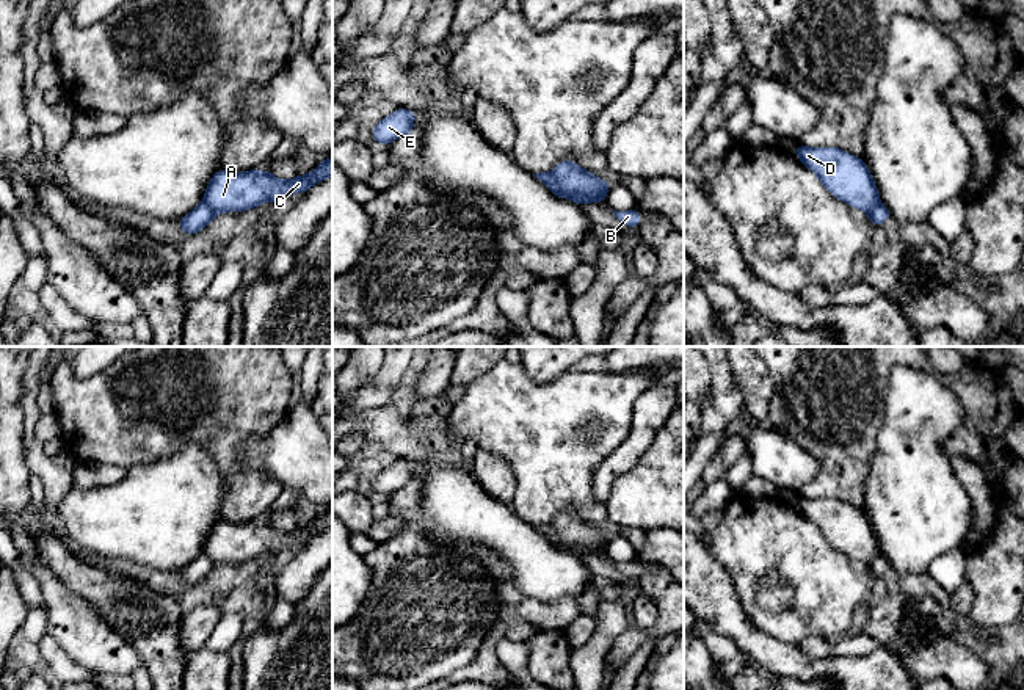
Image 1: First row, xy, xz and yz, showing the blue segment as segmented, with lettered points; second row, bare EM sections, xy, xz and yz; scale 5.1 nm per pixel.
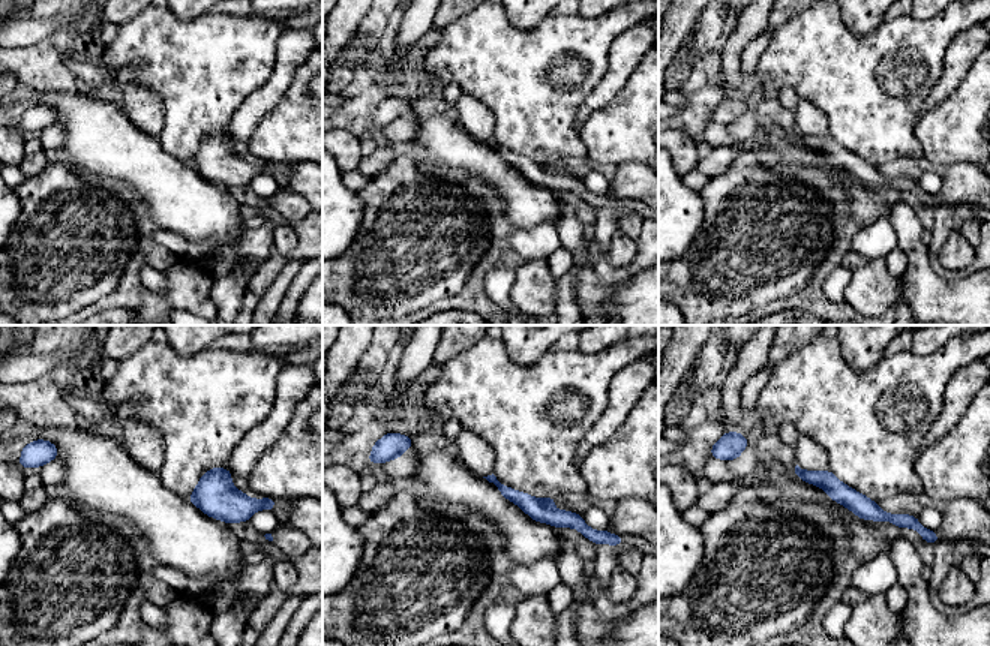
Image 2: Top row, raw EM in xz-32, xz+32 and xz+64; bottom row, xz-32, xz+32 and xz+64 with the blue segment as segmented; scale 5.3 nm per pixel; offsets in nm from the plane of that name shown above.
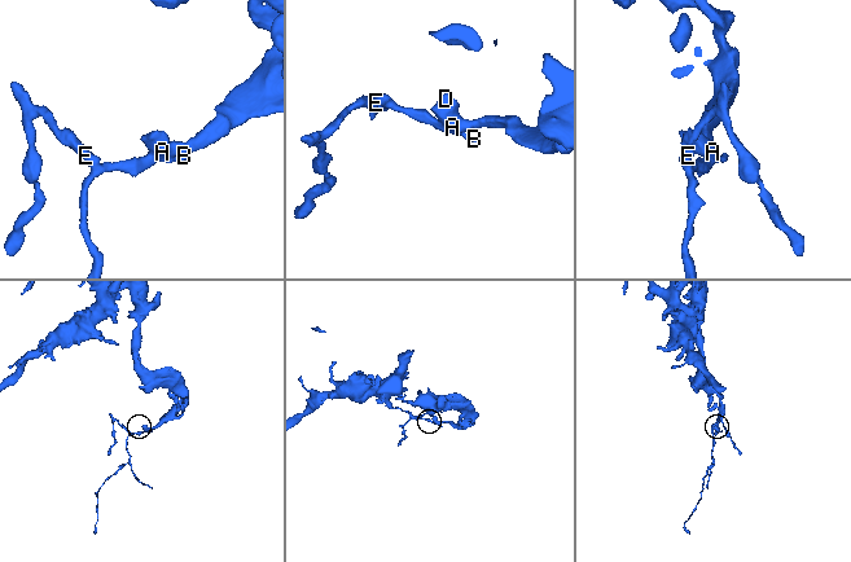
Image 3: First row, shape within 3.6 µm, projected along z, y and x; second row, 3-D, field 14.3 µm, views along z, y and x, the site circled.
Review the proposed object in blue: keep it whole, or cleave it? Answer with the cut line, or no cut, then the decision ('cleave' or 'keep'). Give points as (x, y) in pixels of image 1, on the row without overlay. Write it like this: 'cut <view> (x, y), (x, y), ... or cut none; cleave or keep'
cut xz (551, 524), (562, 540), (595, 548), (601, 552); cleave

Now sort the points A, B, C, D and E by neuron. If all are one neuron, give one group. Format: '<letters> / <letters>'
A C D / B E

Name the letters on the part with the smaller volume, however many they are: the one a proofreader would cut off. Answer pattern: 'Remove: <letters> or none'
Remove: B, E

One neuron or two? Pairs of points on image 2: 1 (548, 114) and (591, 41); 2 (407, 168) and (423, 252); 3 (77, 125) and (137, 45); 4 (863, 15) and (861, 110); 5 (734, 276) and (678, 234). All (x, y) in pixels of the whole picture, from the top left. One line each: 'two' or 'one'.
1: one
2: one
3: two
4: two
5: two

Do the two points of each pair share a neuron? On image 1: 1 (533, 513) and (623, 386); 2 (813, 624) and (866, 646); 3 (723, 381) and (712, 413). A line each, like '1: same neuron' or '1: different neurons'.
1: same neuron
2: different neurons
3: same neuron

